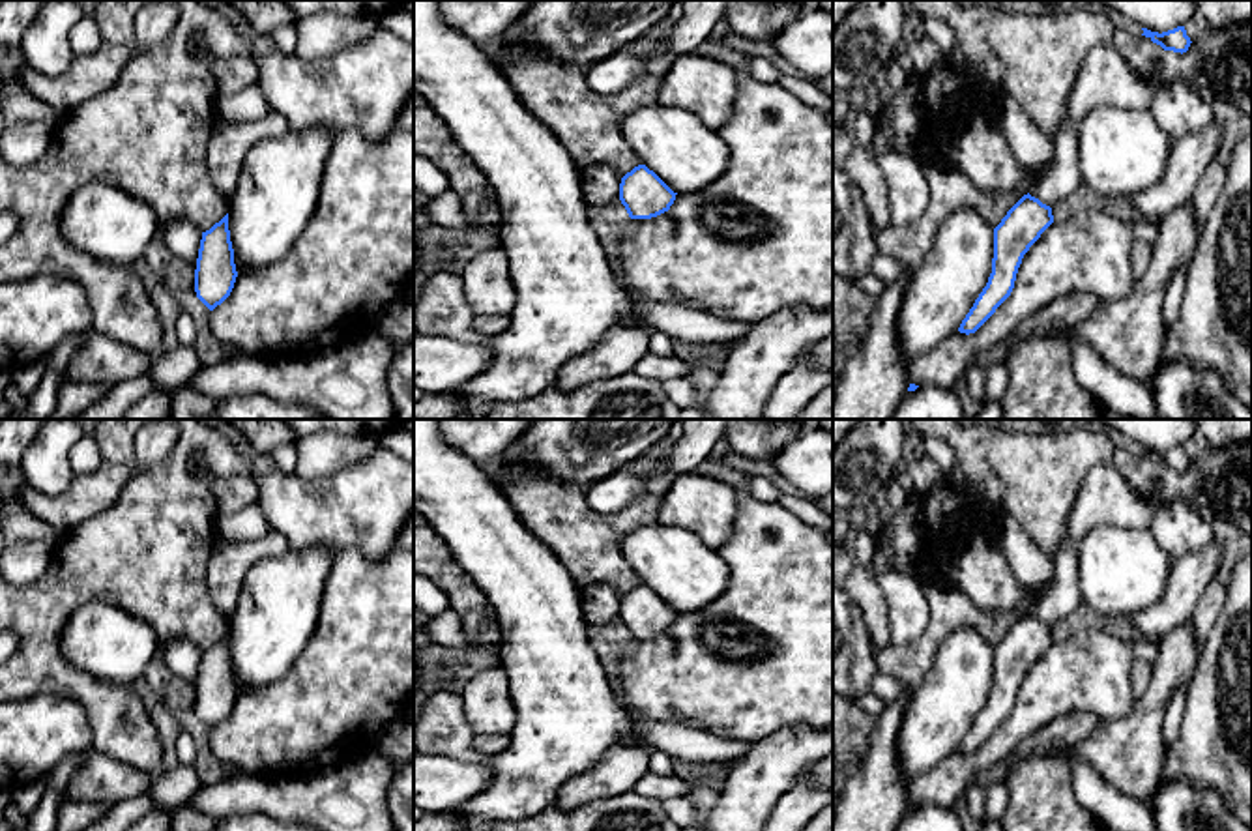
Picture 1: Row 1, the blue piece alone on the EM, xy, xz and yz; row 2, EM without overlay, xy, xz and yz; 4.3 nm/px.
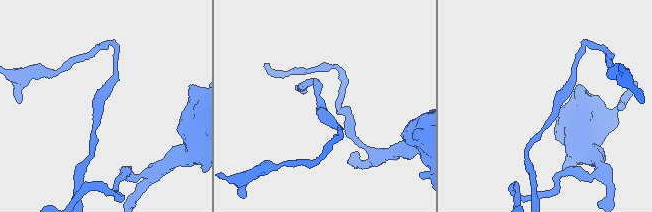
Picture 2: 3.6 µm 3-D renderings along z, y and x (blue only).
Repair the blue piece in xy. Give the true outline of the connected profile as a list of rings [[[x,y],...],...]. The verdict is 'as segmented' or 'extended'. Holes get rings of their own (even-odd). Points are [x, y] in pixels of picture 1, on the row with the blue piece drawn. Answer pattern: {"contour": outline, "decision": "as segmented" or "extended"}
{"contour": [[[228,213],[210,230],[202,232],[197,270],[197,298],[213,311],[232,292],[238,271],[234,264],[234,249],[228,230]]], "decision": "as segmented"}

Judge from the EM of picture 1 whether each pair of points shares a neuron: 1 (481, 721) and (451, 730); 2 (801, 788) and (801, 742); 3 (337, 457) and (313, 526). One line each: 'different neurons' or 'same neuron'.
1: different neurons
2: different neurons
3: different neurons

